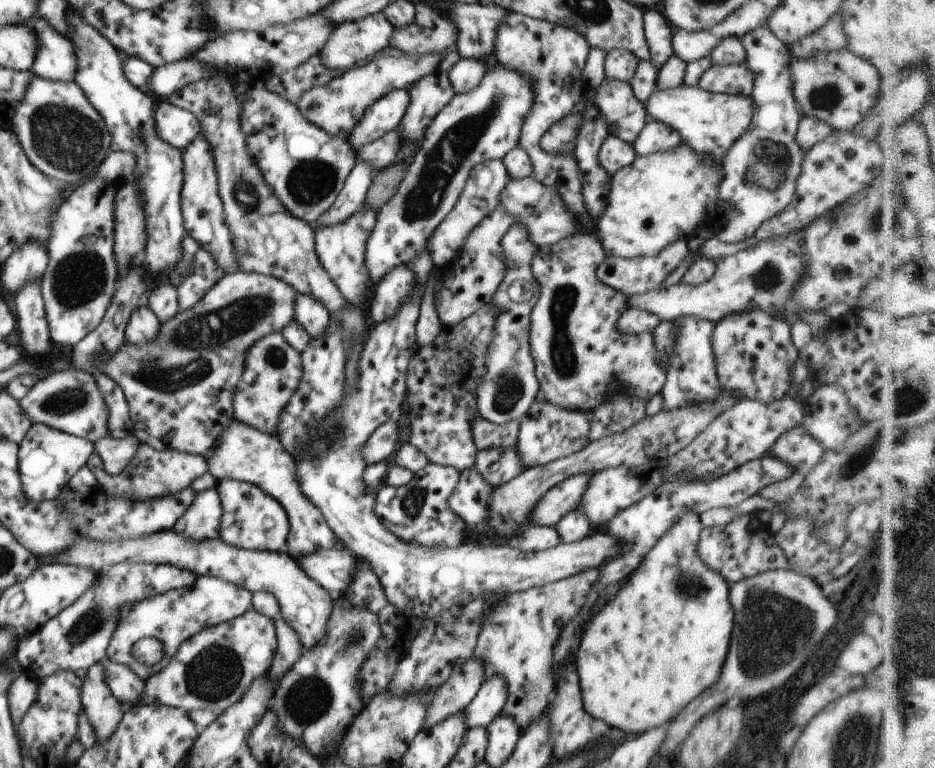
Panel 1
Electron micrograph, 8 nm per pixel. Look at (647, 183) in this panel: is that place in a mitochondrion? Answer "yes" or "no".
yes

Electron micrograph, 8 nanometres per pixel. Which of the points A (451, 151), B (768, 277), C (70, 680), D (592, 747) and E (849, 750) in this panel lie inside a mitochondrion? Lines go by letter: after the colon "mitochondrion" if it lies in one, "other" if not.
A: mitochondrion
B: mitochondrion
C: other
D: other
E: mitochondrion

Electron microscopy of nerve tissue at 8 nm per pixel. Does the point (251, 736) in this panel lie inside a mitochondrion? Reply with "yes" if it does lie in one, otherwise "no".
no

